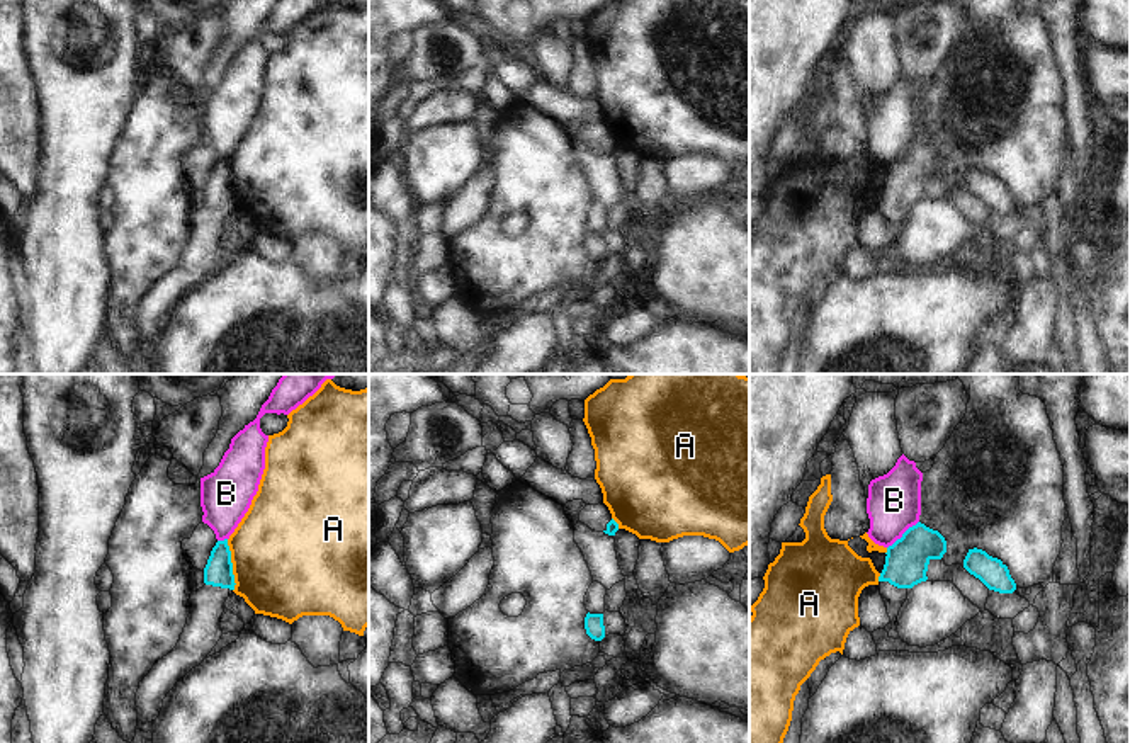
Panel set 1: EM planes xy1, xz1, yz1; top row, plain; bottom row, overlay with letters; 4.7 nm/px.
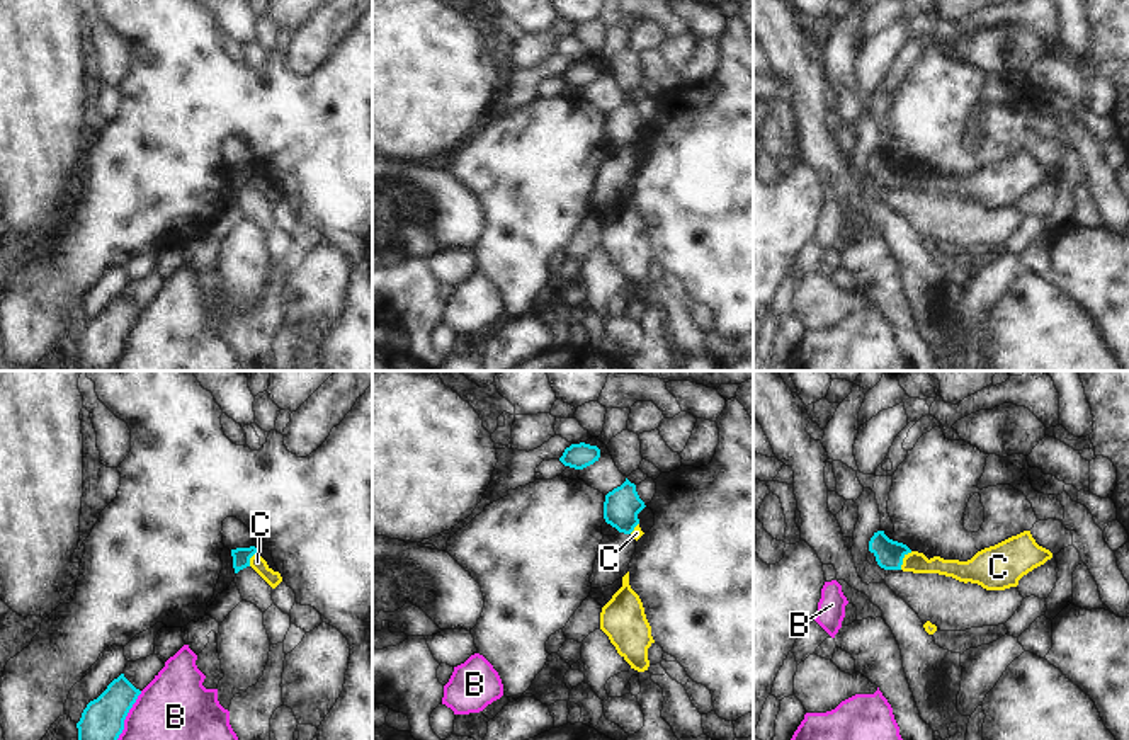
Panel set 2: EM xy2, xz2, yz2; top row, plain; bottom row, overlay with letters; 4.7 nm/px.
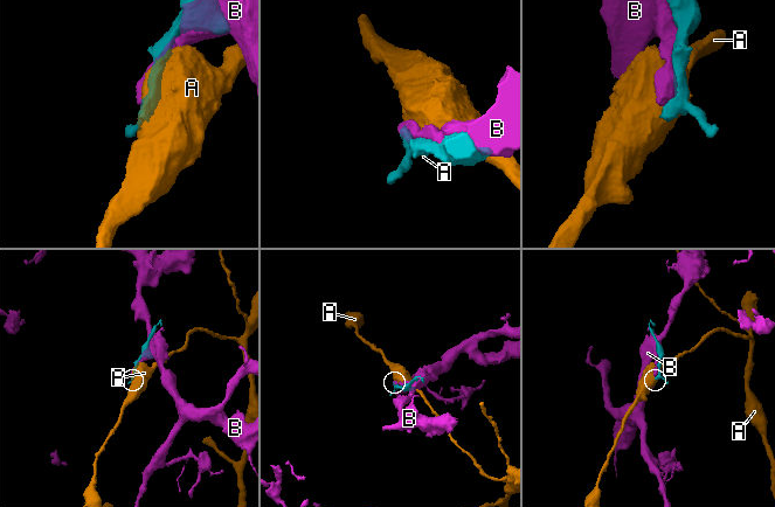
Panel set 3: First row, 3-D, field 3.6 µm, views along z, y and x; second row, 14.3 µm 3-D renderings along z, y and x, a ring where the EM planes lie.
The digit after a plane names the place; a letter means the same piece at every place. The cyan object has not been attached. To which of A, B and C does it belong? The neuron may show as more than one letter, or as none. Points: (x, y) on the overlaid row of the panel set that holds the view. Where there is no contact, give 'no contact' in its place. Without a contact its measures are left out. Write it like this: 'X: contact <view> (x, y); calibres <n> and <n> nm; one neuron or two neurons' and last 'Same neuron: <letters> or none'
A: contact xy1 (231, 565); calibres 140 and 500 nm; two neurons
B: contact xy2 (126, 715); calibres 200 and 320 nm; two neurons
C: contact yz2 (902, 560); calibres 130 and 100 nm; two neurons
Same neuron: none

